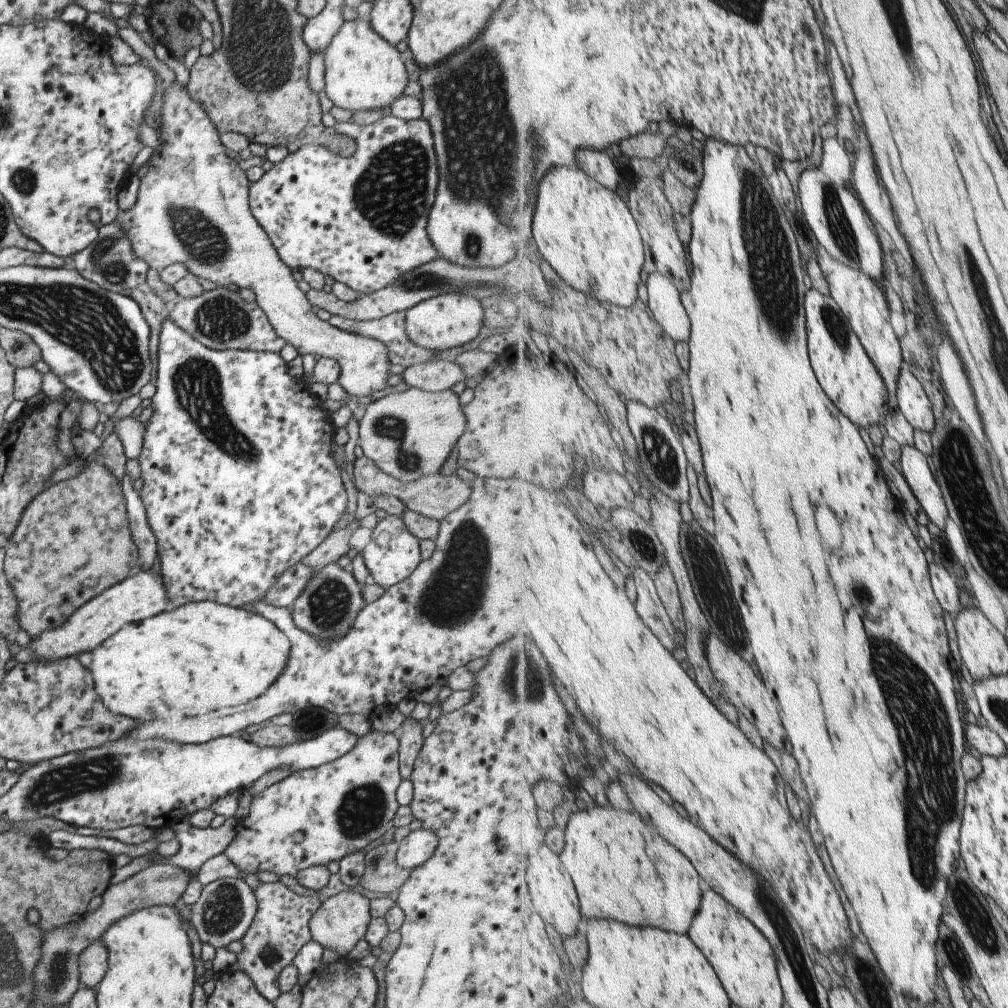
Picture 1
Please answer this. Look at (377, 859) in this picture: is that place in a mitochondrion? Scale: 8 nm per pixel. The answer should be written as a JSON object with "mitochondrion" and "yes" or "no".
{"mitochondrion":"yes"}

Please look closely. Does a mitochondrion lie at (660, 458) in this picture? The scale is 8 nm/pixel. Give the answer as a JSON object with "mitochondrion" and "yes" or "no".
{"mitochondrion":"yes"}

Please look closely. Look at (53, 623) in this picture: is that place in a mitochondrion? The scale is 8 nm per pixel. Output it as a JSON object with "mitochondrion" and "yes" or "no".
{"mitochondrion":"no"}

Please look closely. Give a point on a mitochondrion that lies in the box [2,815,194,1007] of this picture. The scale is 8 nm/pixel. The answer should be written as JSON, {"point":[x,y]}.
{"point":[56,973]}

